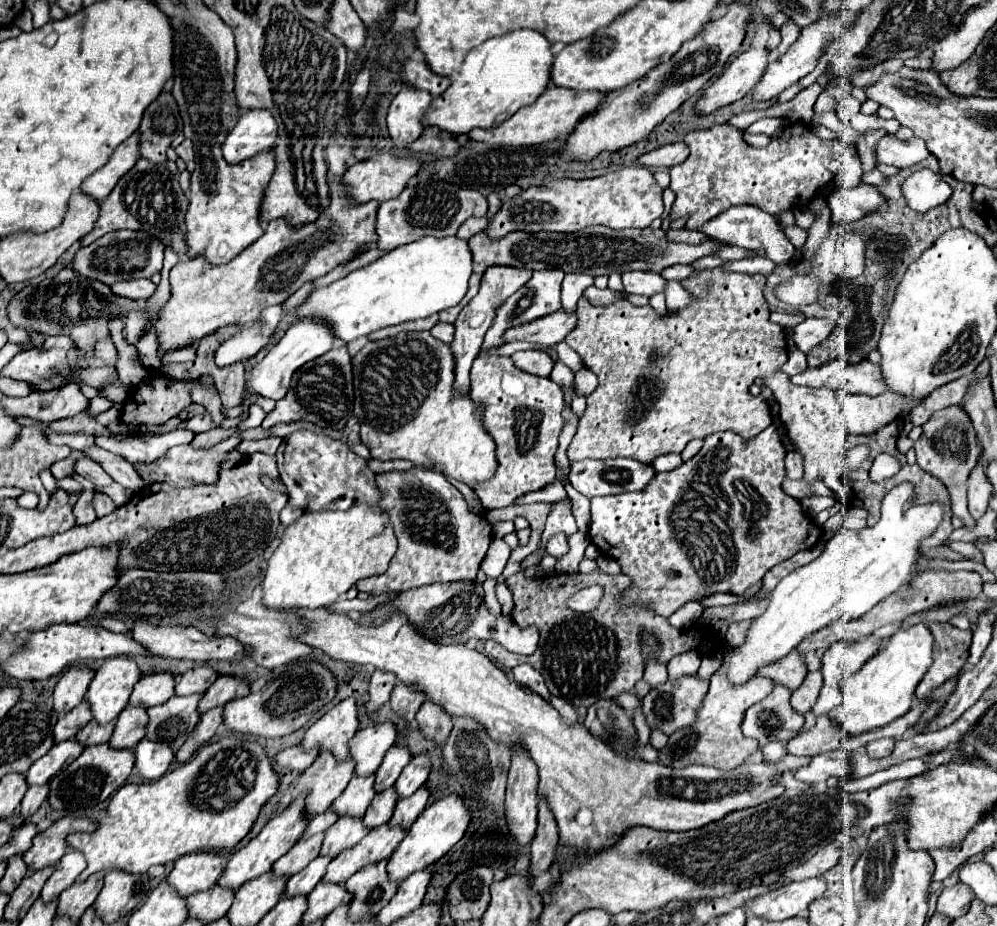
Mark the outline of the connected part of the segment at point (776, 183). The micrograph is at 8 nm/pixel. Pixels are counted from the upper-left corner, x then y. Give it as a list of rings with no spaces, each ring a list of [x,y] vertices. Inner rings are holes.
[[[793,123],[763,149],[749,147],[741,139],[741,131],[731,125],[715,125],[705,131],[693,131],[685,139],[689,157],[671,167],[671,189],[677,199],[671,207],[671,217],[687,217],[685,229],[699,229],[703,223],[723,213],[733,205],[755,205],[775,209],[775,213],[793,211],[803,195],[817,195],[837,175],[839,141],[819,139],[807,125]]]

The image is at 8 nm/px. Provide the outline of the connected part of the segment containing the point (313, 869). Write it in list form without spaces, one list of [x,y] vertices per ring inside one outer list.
[[[317,857],[317,859],[313,859],[303,871],[299,871],[297,875],[293,875],[293,877],[287,881],[283,897],[285,897],[285,899],[291,899],[291,897],[295,897],[295,895],[309,895],[309,893],[315,889],[315,885],[321,881],[321,877],[325,875],[325,869],[327,869],[327,863],[329,863],[329,861],[331,861],[331,859],[327,859],[327,857]]]

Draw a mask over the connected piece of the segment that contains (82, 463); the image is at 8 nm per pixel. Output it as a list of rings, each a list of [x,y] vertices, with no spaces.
[[[83,457],[83,459],[79,459],[79,461],[77,461],[75,471],[77,471],[81,477],[85,477],[87,481],[91,481],[95,487],[107,487],[107,485],[115,483],[115,481],[113,481],[113,477],[111,477],[111,475],[107,475],[107,473],[105,473],[105,469],[103,469],[97,461],[87,459],[87,457]]]

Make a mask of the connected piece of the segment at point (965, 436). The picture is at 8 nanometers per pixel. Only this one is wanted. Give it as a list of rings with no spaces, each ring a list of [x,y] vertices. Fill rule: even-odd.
[[[947,407],[931,415],[931,419],[923,425],[923,435],[915,443],[915,453],[917,465],[945,483],[950,494],[953,515],[959,517],[965,527],[975,527],[977,521],[969,515],[967,507],[967,479],[971,469],[979,463],[981,449],[975,441],[975,429],[969,415],[959,407]]]

